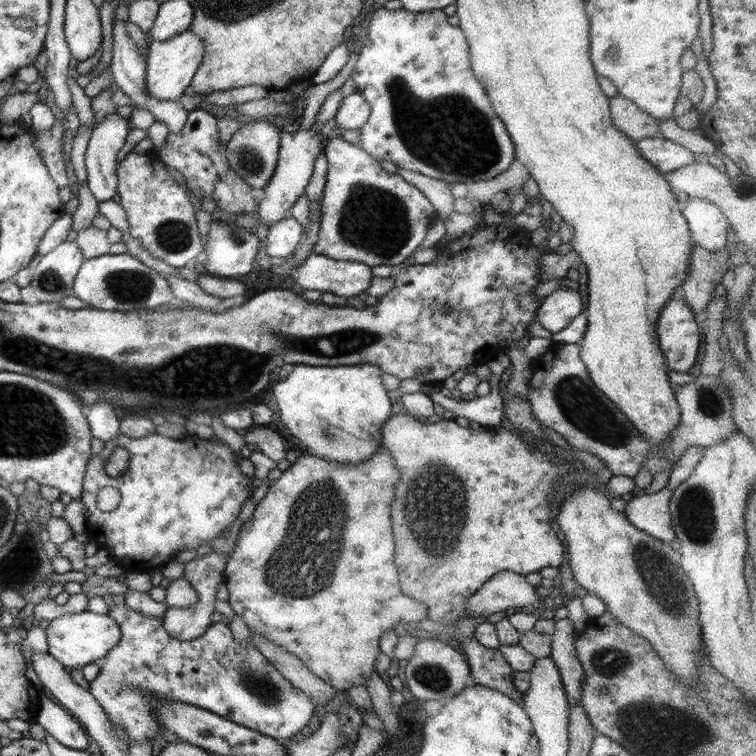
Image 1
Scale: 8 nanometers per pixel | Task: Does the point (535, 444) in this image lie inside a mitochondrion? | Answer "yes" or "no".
no

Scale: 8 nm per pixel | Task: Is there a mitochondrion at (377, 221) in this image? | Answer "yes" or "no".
yes

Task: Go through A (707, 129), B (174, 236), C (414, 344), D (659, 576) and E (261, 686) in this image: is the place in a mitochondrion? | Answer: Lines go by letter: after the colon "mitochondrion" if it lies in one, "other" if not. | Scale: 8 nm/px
A: other
B: mitochondrion
C: other
D: mitochondrion
E: mitochondrion

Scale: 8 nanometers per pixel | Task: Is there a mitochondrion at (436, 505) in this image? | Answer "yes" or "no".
yes

